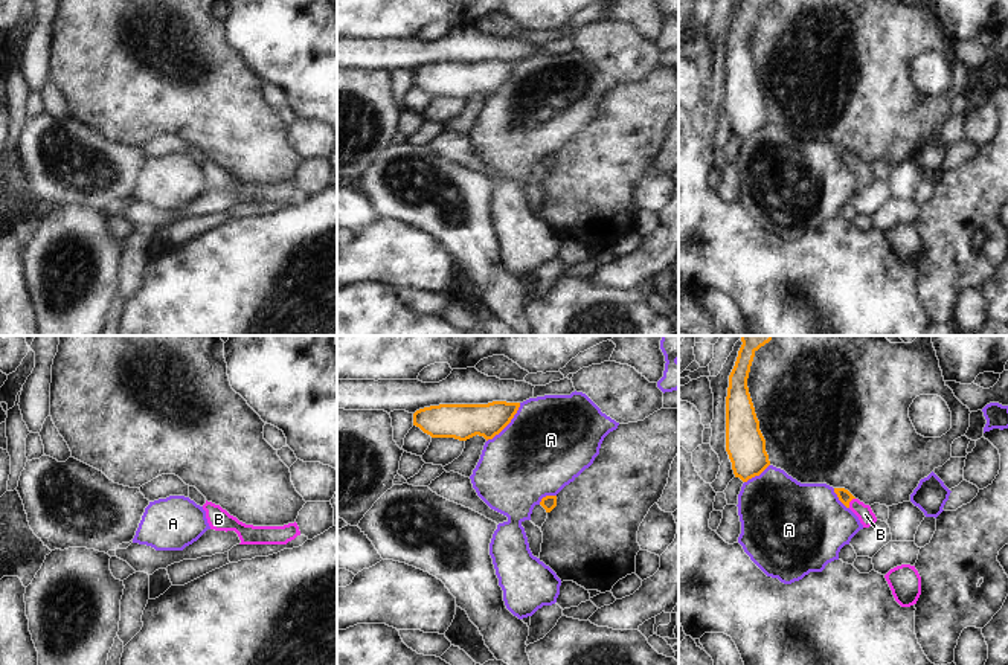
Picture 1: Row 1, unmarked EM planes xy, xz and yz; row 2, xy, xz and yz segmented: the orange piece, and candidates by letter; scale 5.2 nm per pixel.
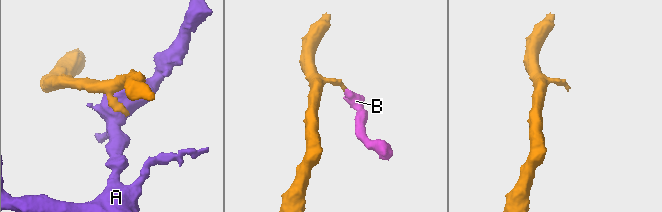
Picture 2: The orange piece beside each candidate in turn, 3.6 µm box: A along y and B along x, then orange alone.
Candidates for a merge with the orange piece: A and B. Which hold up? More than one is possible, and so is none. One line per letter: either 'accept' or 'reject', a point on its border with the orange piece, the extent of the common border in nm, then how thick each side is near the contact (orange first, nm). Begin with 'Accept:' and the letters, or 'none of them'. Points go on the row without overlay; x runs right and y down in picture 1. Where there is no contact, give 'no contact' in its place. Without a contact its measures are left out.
Accept: B
A: reject | xz (507, 83) | 280 nm | 190/460 nm
B: accept | yz (850, 159) | 70 nm | 70/90 nm

